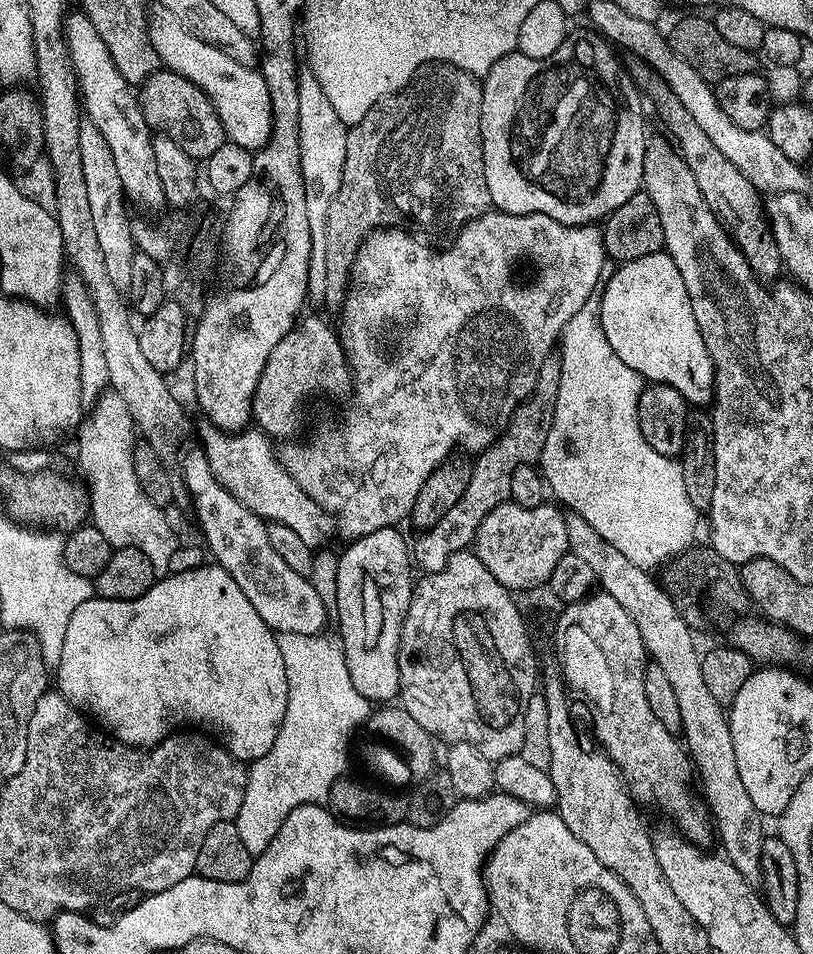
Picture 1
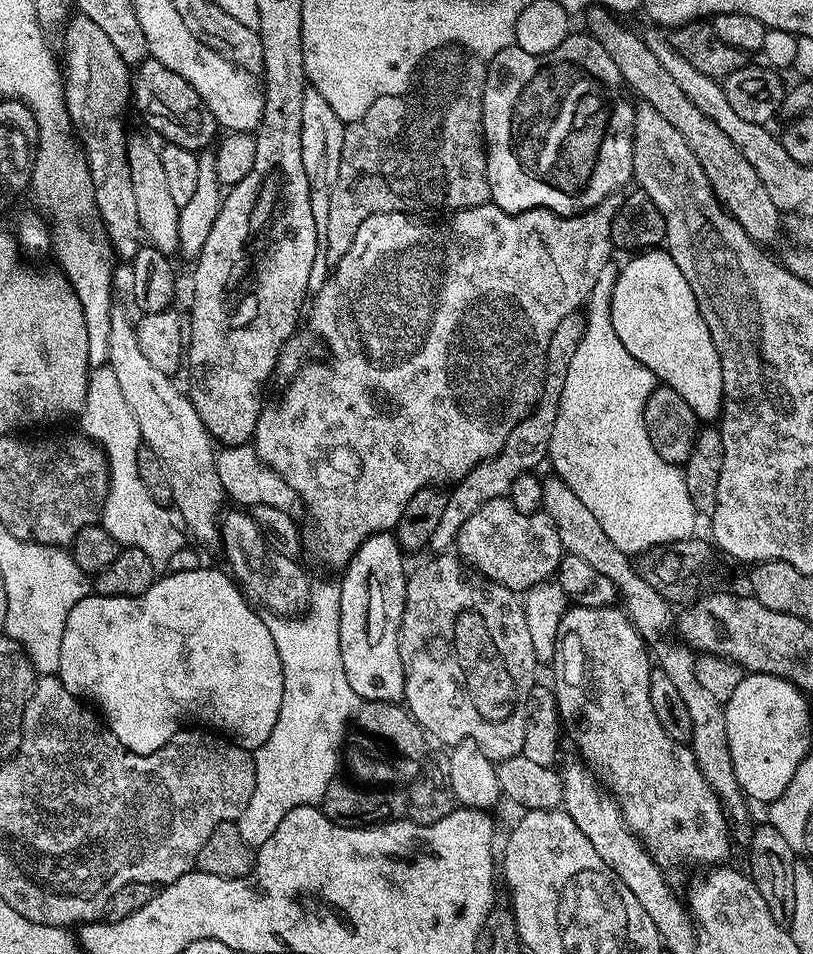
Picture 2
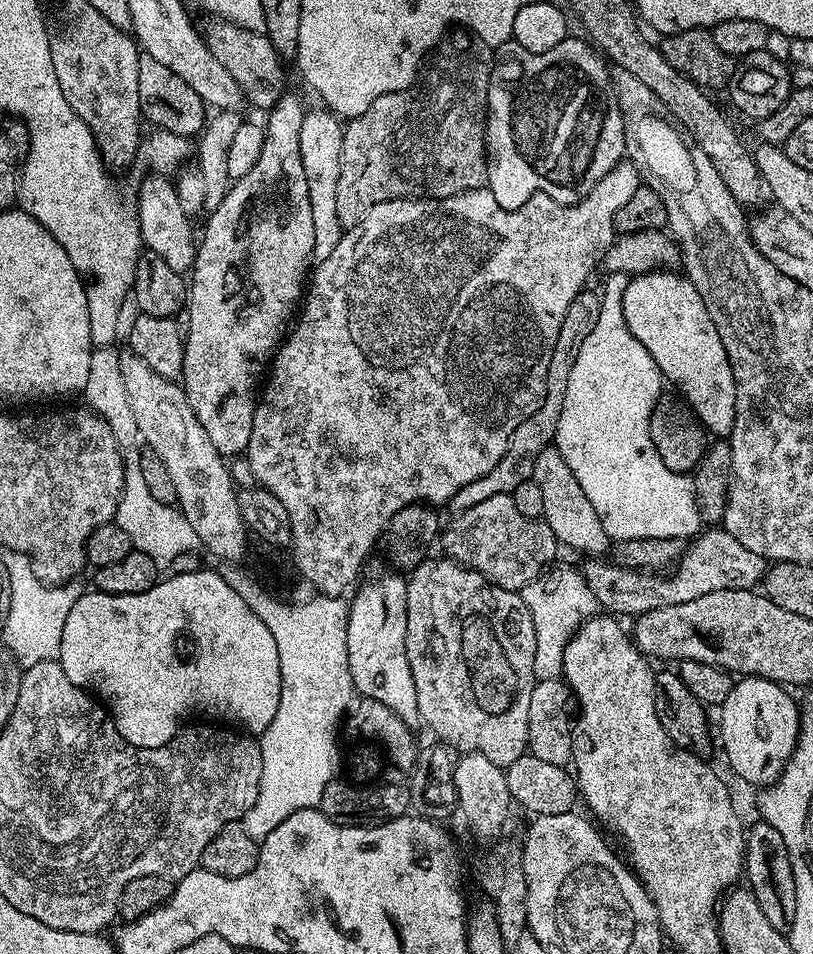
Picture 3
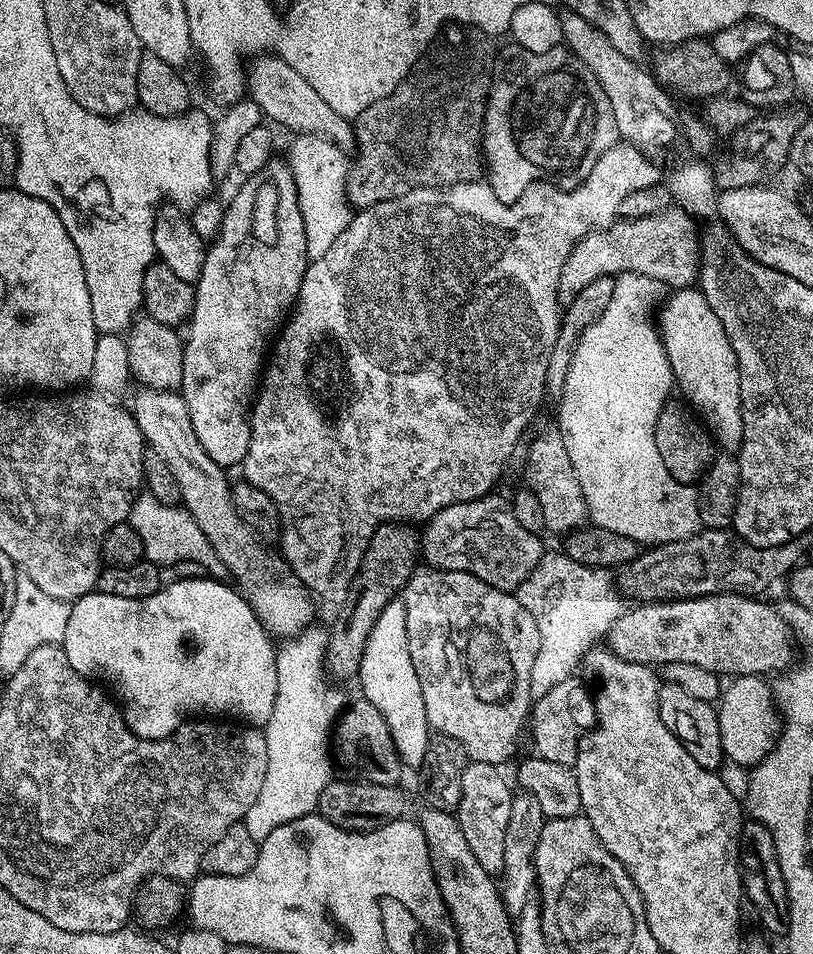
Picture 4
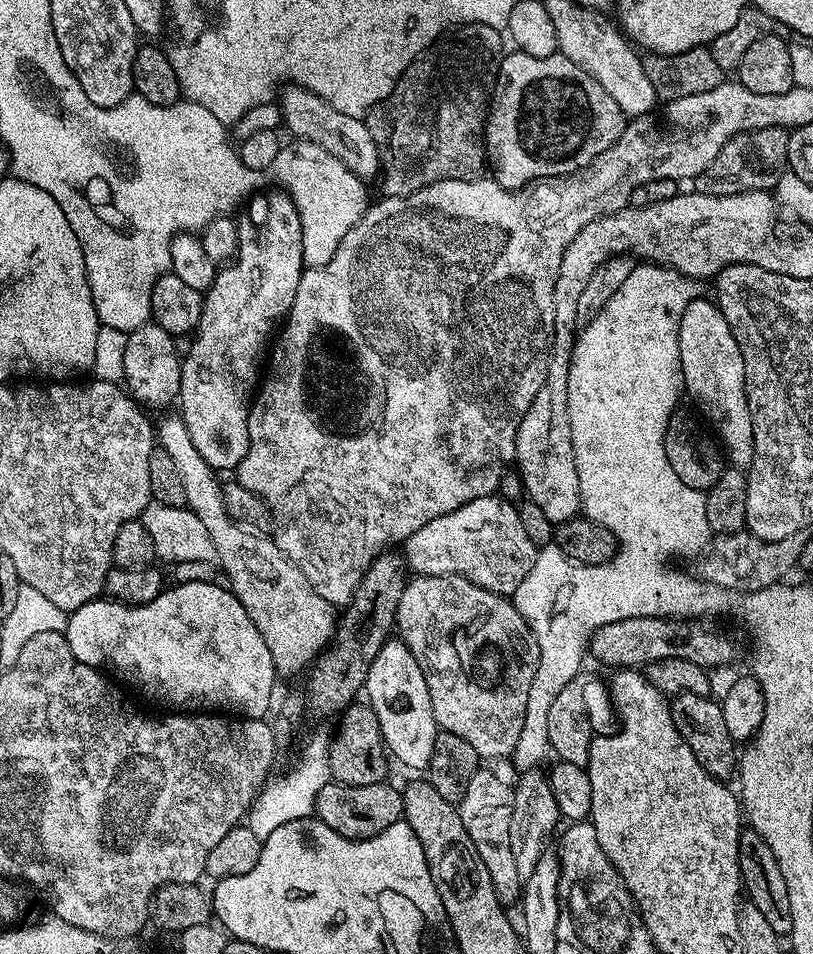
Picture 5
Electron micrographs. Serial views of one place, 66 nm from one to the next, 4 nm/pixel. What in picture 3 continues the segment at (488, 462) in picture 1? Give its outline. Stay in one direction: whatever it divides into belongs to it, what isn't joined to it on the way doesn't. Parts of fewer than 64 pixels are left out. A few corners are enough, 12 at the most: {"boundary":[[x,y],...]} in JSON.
{"boundary":[[581,290],[562,318],[543,402],[510,434],[502,462],[450,501],[453,513],[531,480],[553,447],[566,382],[598,314]]}

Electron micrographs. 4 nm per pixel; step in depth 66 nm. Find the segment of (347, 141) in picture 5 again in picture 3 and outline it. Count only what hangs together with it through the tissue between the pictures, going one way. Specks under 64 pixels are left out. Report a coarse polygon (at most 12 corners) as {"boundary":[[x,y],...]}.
{"boundary":[[213,19],[208,49],[240,95],[273,108],[285,61],[263,31]]}

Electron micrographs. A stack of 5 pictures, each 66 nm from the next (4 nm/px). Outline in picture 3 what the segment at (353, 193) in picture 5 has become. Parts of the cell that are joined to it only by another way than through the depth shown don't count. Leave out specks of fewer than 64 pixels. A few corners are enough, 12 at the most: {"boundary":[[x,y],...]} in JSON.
{"boundary":[[309,111],[300,149],[317,261],[342,230],[338,174],[344,124]]}

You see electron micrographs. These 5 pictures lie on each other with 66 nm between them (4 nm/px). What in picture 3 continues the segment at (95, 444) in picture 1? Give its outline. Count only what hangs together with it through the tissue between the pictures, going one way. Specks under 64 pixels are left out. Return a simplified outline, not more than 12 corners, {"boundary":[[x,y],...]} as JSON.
{"boundary":[[93,347],[82,396],[124,454],[114,523],[164,570],[199,553],[179,507],[150,494],[139,466],[121,353]]}

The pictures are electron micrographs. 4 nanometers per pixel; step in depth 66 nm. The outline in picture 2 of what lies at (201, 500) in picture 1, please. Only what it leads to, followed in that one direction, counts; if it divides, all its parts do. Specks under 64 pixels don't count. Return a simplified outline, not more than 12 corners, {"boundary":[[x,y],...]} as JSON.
{"boundary":[[225,511],[222,553],[261,609],[301,615],[310,576],[269,549],[252,515]]}

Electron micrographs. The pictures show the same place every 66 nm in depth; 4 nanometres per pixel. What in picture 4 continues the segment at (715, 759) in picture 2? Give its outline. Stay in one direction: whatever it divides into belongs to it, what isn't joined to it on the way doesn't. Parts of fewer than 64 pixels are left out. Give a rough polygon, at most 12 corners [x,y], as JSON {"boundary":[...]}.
{"boundary":[[559,431],[528,448],[526,486],[549,533],[589,519],[586,496]]}

